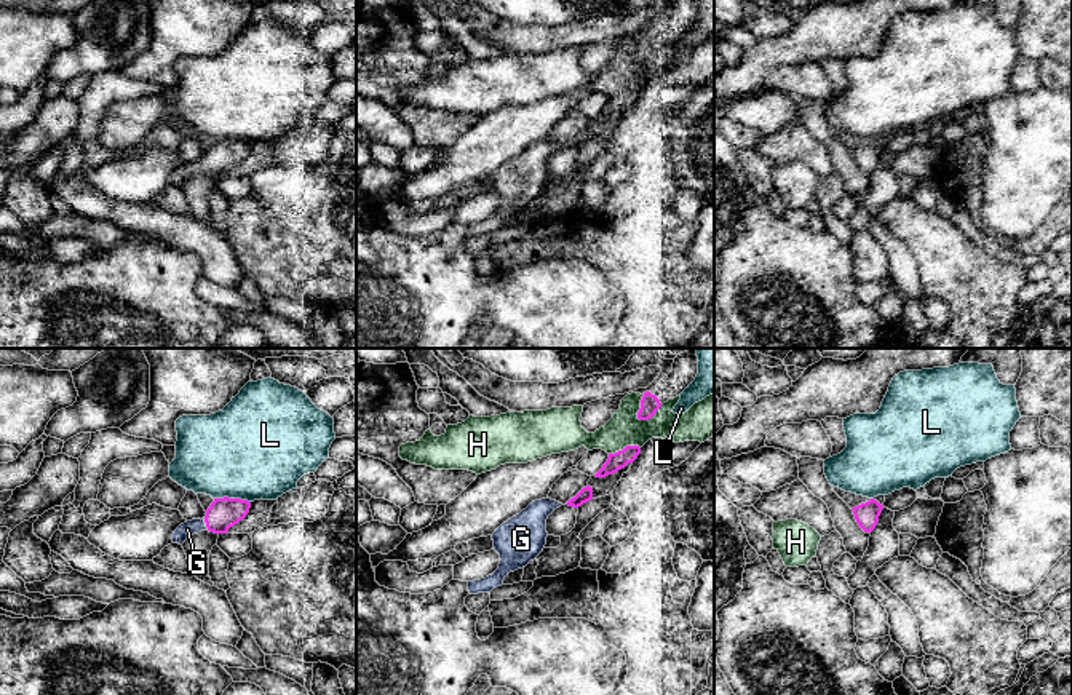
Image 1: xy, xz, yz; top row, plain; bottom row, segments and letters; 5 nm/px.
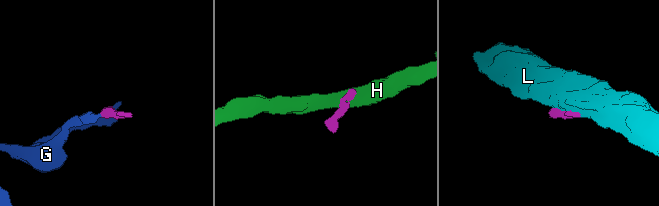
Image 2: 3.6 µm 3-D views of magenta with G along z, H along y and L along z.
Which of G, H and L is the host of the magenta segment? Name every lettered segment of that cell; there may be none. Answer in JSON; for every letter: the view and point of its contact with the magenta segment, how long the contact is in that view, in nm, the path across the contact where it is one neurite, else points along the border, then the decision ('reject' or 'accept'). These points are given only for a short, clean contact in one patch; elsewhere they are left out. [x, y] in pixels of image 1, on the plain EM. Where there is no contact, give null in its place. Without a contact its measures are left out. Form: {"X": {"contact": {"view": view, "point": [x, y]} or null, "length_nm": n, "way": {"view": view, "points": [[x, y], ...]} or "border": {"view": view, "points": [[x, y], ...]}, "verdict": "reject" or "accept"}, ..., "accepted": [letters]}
{"G": {"contact": {"view": "xy", "point": [206, 166]}, "length_nm": 50, "way": {"view": "xy", "points": [[224, 155], [206, 166], [187, 171]]}, "verdict": "accept"}, "H": {"contact": {"view": "xz", "point": [649, 59]}, "length_nm": 150, "border": {"view": "xz", "points": [[662, 47], [651, 59], [636, 59]]}, "verdict": "reject"}, "L": {"contact": {"view": "xy", "point": [232, 141]}, "length_nm": 190, "verdict": "reject"}, "accepted": ["G"]}

